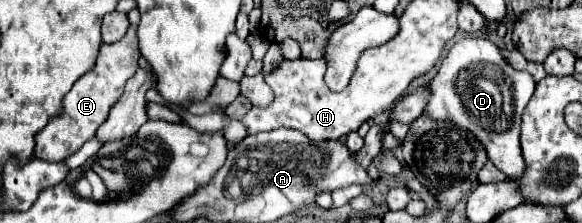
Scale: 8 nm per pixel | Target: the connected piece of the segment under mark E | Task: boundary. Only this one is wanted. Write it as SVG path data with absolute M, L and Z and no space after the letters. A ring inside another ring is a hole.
M130 25L122 41L100 47L96 65L74 83L74 87L62 101L60 115L52 117L46 129L36 133L34 155L46 161L64 161L66 157L76 153L86 141L90 141L96 135L96 129L106 121L110 105L114 105L114 101L122 95L126 81L136 73L138 59L140 51L138 51L137 26Z

